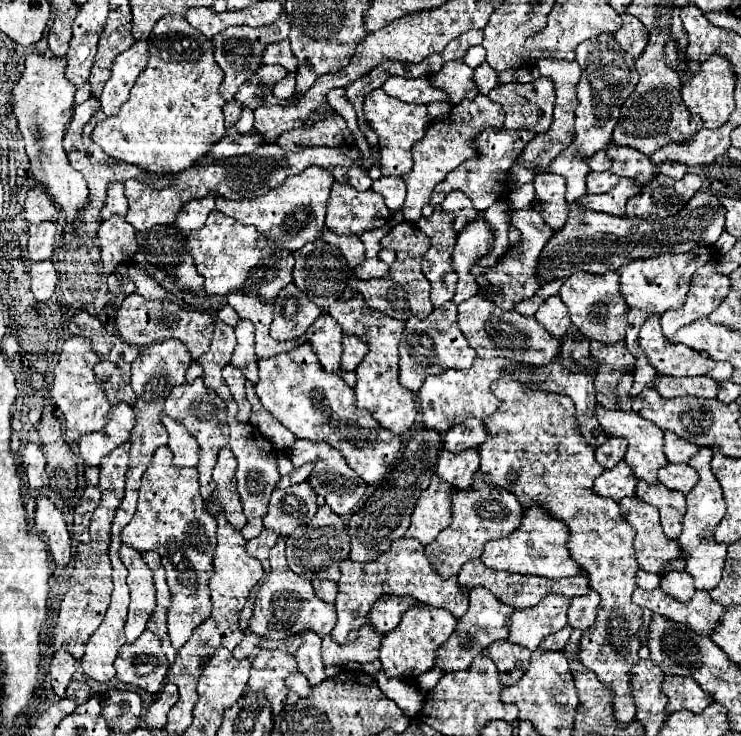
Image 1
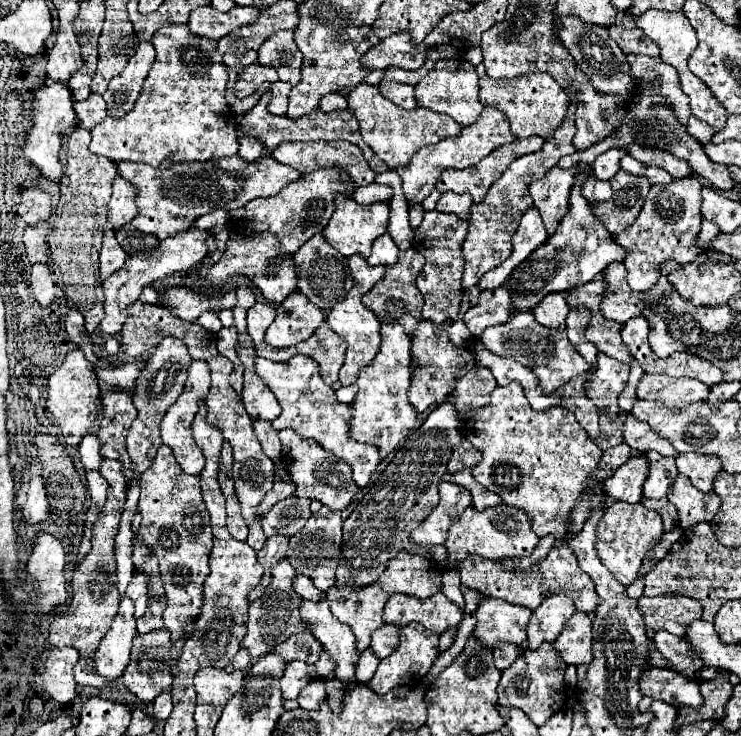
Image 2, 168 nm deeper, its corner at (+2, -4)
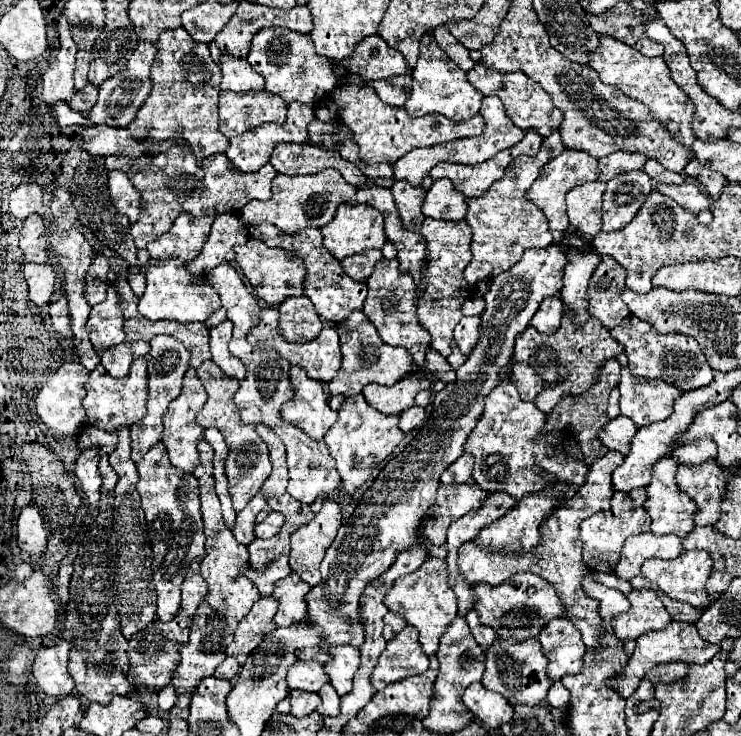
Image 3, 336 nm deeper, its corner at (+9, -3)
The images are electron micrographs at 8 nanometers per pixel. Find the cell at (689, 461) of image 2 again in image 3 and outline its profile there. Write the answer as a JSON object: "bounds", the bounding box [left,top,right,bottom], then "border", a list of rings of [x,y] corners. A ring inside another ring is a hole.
{"bounds":[672,438,716,466],"border":[[[710,438],[694,440],[692,444],[676,446],[672,450],[672,458],[678,464],[688,464],[688,466],[700,466],[706,460],[714,460],[714,454],[716,454],[716,446]]]}

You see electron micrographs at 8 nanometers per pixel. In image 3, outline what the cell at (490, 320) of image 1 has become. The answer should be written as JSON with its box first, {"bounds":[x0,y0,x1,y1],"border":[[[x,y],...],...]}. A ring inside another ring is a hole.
{"bounds":[514,312,624,414],"border":[[[564,312],[562,317],[558,332],[548,336],[548,334],[534,330],[532,326],[528,326],[516,338],[516,344],[514,344],[514,362],[526,362],[536,370],[536,374],[542,374],[542,378],[546,378],[546,390],[542,390],[542,394],[538,394],[538,398],[534,400],[536,408],[546,414],[554,408],[554,404],[564,394],[576,396],[576,394],[582,394],[584,390],[588,390],[598,380],[602,362],[606,358],[614,358],[618,352],[624,350],[624,346],[620,346],[598,320],[590,318],[586,326],[576,327],[572,324],[570,314]],[[562,374],[566,374],[566,378],[562,378],[562,382],[558,382],[558,378]]]}

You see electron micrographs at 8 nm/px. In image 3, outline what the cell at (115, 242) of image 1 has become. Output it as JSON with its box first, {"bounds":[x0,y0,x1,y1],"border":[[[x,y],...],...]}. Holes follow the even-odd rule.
{"bounds":[86,254,110,306],"border":[[[96,254],[90,270],[86,272],[86,298],[90,306],[104,302],[108,272],[110,272],[110,260],[104,254]]]}

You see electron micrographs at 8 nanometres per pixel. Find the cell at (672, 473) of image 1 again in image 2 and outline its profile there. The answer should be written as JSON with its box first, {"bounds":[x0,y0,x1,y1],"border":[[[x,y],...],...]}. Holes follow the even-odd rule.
{"bounds":[667,475,721,529],"border":[[[683,475],[673,481],[667,497],[677,507],[681,529],[689,529],[701,521],[711,521],[721,505],[721,499],[715,491],[703,493]]]}

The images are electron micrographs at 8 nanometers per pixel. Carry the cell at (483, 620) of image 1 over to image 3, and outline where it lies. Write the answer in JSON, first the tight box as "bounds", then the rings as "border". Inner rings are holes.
{"bounds":[474,572,564,638],"border":[[[528,572],[514,574],[500,586],[474,586],[474,594],[478,596],[474,610],[478,612],[480,622],[496,630],[500,638],[534,638],[552,618],[564,616],[564,606],[556,596],[554,586],[550,586],[540,576]]]}

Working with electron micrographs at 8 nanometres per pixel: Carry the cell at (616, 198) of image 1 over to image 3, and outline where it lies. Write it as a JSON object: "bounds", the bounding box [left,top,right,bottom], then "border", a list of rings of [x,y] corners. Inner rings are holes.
{"bounds":[602,170,652,232],"border":[[[644,170],[616,174],[604,192],[602,230],[614,232],[624,228],[642,208],[652,190],[652,180]]]}

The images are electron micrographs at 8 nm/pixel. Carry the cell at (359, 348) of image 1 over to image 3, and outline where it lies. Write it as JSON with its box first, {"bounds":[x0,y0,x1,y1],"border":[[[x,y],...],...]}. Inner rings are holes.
{"bounds":[328,310,412,396],"border":[[[354,310],[346,320],[334,324],[334,328],[338,330],[340,344],[342,344],[342,366],[340,366],[340,372],[336,374],[336,378],[332,382],[328,382],[328,388],[332,394],[354,396],[354,394],[360,394],[362,388],[370,382],[376,382],[382,386],[392,386],[398,380],[402,380],[404,376],[408,376],[408,372],[412,372],[412,358],[410,358],[408,350],[394,348],[394,346],[388,346],[386,342],[382,342],[374,324],[366,318],[366,314],[362,310]]]}

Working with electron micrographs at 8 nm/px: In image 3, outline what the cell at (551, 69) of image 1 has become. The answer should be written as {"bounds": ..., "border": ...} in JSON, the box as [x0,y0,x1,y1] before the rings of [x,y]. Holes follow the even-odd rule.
{"bounds":[464,132,564,284],"border":[[[554,132],[548,138],[544,138],[542,148],[536,156],[518,156],[510,166],[506,168],[506,174],[490,186],[490,190],[478,198],[468,198],[468,210],[466,210],[466,222],[472,228],[472,260],[464,270],[464,280],[470,284],[476,284],[482,278],[494,278],[508,268],[512,268],[524,250],[528,248],[544,248],[552,244],[552,234],[546,224],[546,216],[526,198],[526,190],[532,186],[532,182],[538,178],[540,168],[564,152],[564,144],[560,140],[560,134]]]}

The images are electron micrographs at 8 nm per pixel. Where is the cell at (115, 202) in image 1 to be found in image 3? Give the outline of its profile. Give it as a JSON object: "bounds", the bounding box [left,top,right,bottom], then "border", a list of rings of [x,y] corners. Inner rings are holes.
{"bounds":[108,170,140,222],"border":[[[120,170],[108,172],[108,192],[118,212],[126,214],[130,222],[134,222],[140,214],[140,196],[124,172]]]}

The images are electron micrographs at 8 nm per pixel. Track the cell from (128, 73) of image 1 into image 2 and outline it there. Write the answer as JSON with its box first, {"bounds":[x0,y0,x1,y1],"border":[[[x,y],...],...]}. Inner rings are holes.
{"bounds":[103,43,155,119],"border":[[[139,43],[137,53],[129,61],[129,65],[123,69],[123,73],[117,79],[111,79],[107,91],[103,93],[109,117],[119,119],[135,107],[135,101],[141,95],[143,81],[153,61],[155,61],[153,43]]]}

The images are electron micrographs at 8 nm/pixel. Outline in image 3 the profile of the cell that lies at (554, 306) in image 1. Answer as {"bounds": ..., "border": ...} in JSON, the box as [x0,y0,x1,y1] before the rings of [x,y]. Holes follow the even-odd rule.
{"bounds":[530,296,564,334],"border":[[[558,296],[544,298],[542,306],[534,314],[534,318],[530,320],[530,326],[534,326],[542,334],[554,334],[560,326],[562,314],[564,314],[564,306],[562,306],[562,300]]]}

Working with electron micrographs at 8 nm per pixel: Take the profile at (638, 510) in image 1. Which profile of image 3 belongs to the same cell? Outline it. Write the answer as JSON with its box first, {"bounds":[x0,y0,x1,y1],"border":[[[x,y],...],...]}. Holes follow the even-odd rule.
{"bounds":[580,492,650,574],"border":[[[616,492],[612,496],[610,504],[612,504],[610,510],[598,512],[598,514],[586,518],[580,524],[580,538],[584,542],[584,564],[590,570],[604,572],[604,574],[612,574],[614,572],[614,566],[618,564],[624,540],[628,536],[642,534],[642,532],[650,530],[650,516],[646,514],[646,510],[642,506],[634,506],[626,492]]]}

